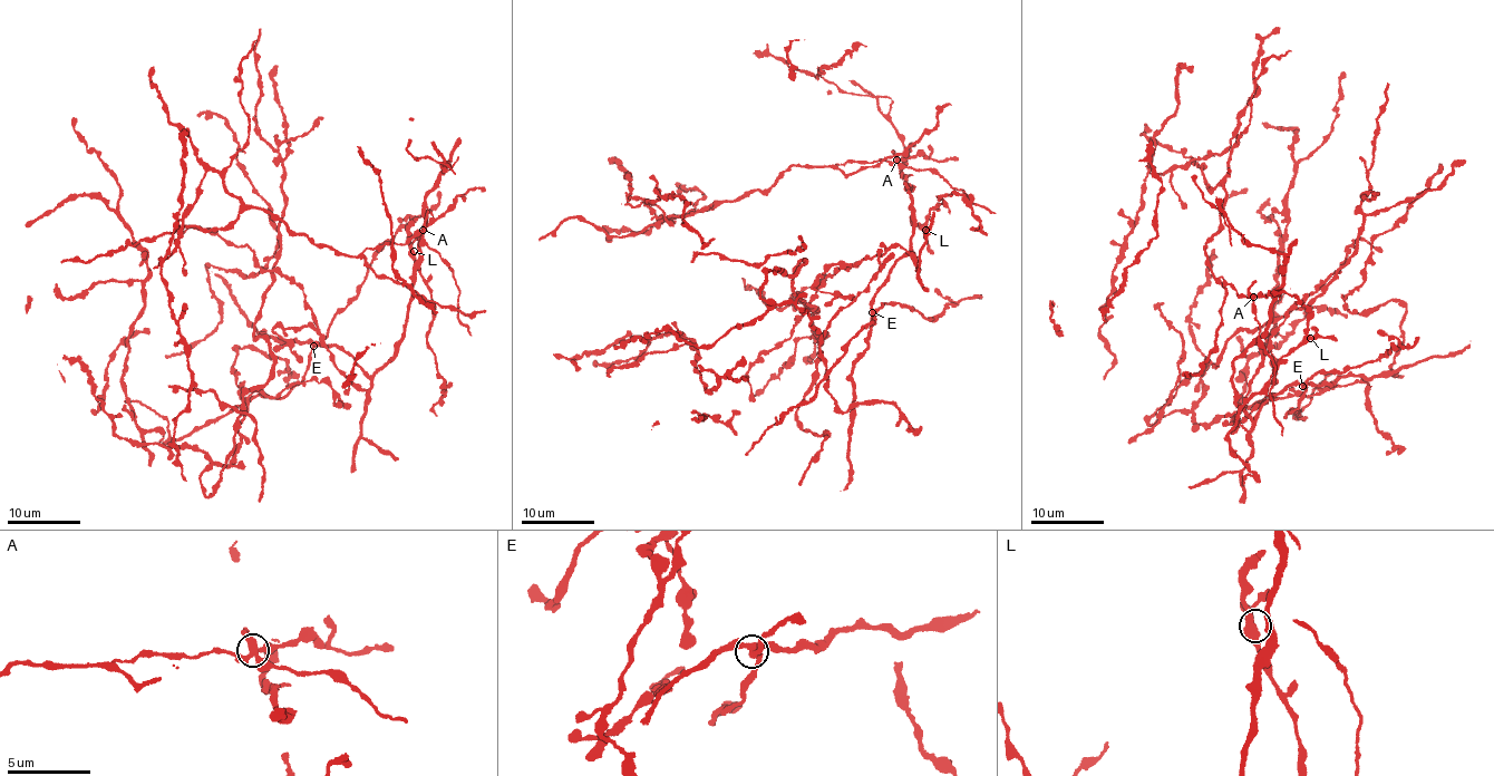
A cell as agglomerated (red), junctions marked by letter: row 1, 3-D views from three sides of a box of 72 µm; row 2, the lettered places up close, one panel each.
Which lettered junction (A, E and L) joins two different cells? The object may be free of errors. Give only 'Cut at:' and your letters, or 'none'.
Cut at: A

